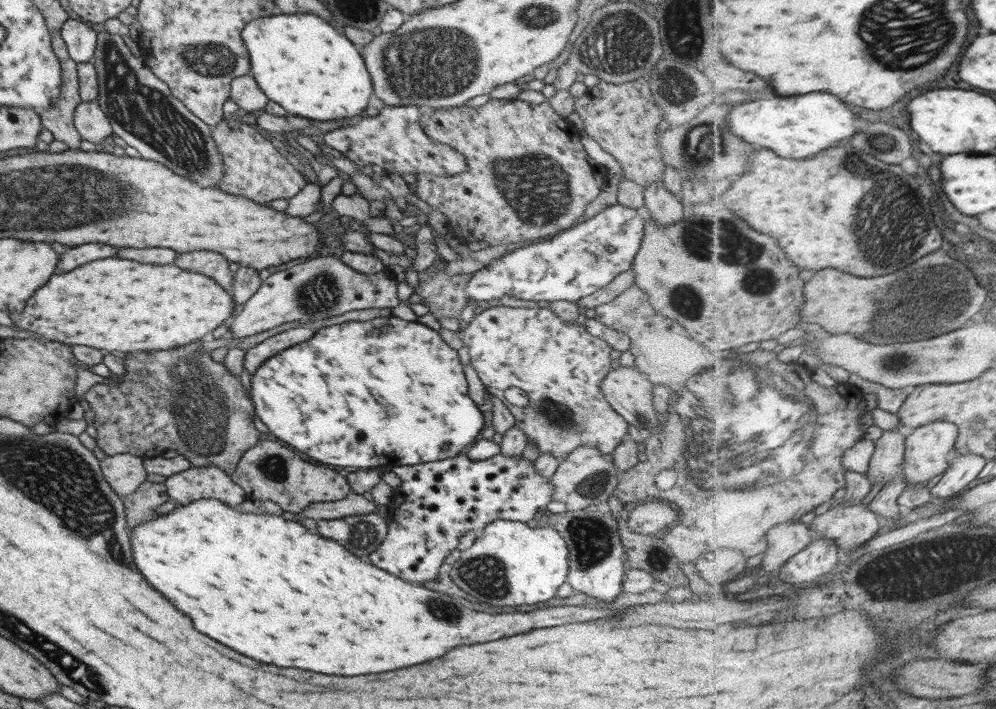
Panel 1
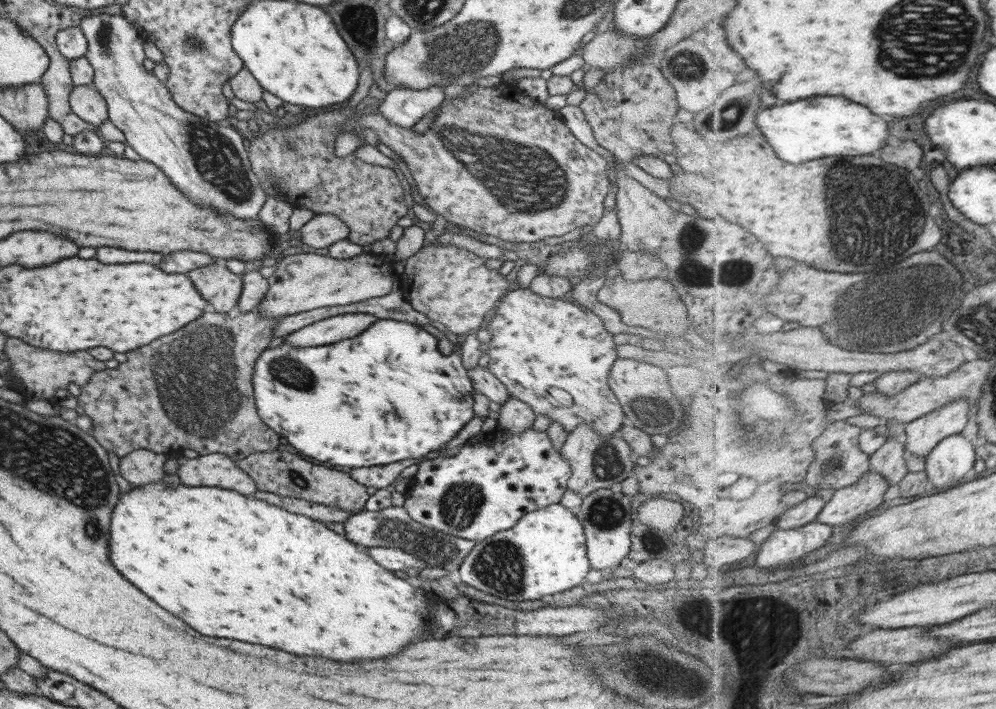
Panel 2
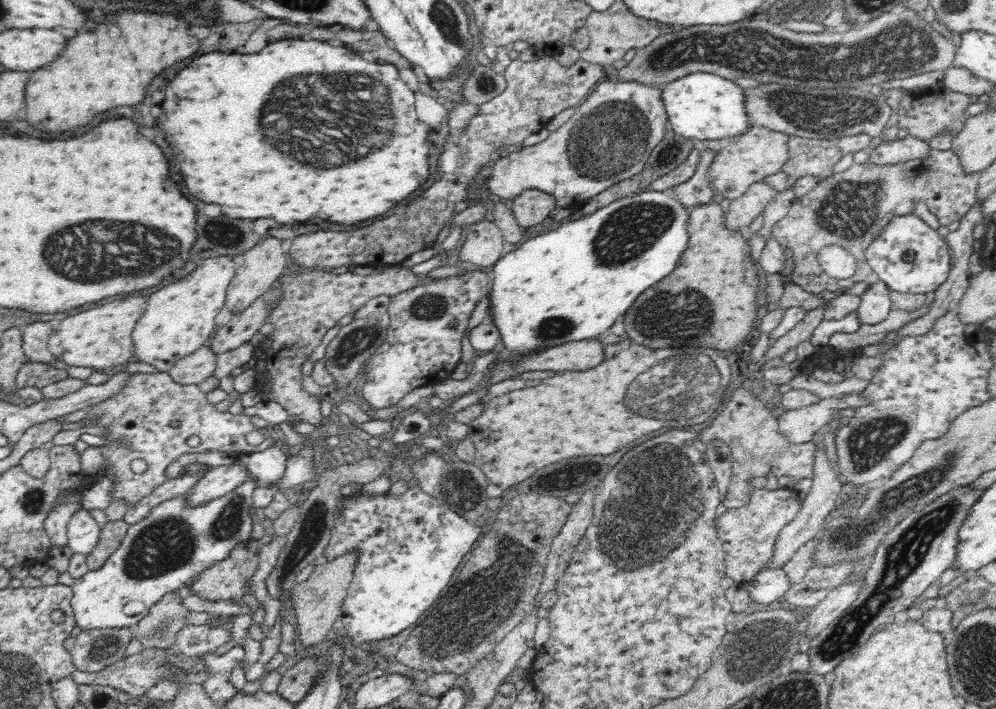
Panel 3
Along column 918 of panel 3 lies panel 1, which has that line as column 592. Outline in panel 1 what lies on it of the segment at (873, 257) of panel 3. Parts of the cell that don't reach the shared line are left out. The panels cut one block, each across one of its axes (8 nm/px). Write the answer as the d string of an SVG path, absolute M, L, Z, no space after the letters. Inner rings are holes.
M621 204L610 205L594 217L562 231L556 237L526 247L518 247L510 254L492 261L484 269L473 274L468 286L467 295L470 301L489 302L494 298L502 298L504 294L522 300L550 301L577 301L593 292L605 289L620 273L632 268L634 258L642 246L645 220L642 219L636 208L628 208Z

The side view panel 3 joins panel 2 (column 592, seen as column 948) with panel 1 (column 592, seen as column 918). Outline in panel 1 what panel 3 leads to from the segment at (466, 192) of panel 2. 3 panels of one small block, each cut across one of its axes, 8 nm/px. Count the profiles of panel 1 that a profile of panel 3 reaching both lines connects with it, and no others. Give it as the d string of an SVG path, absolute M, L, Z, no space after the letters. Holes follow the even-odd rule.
M490 99L486 104L479 106L479 108L470 108L470 106L463 106L460 108L448 110L435 110L431 114L424 114L420 116L420 125L423 131L434 142L439 143L440 146L448 146L456 149L464 156L467 167L464 172L459 172L455 175L435 175L434 173L418 173L416 174L416 192L418 198L430 204L433 209L444 213L448 218L448 229L452 234L456 234L456 229L463 235L463 238L471 238L472 240L480 242L490 242L493 244L512 244L512 242L521 243L524 240L533 240L535 238L542 238L546 235L554 235L574 226L574 221L580 216L584 215L586 206L596 198L603 187L606 185L606 179L609 172L604 167L600 167L594 162L591 156L584 150L579 141L580 134L571 125L566 124L565 119L560 117L549 105L549 102L544 102L538 105L533 105L526 101L518 99Z

